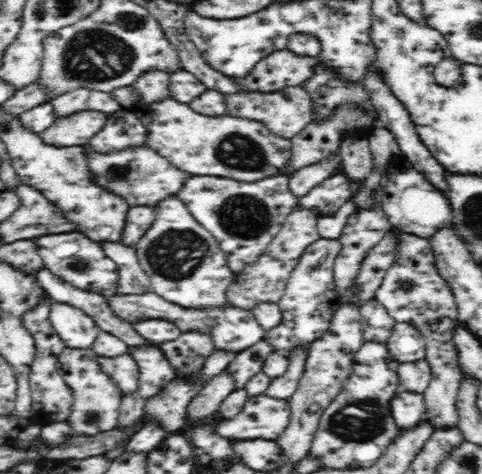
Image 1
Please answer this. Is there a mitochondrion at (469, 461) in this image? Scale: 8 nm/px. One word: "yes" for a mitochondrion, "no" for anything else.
yes

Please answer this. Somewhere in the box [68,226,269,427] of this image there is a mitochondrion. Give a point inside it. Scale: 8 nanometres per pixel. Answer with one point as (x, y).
(178, 254)

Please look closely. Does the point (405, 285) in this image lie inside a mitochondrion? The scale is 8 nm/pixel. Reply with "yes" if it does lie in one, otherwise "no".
yes

